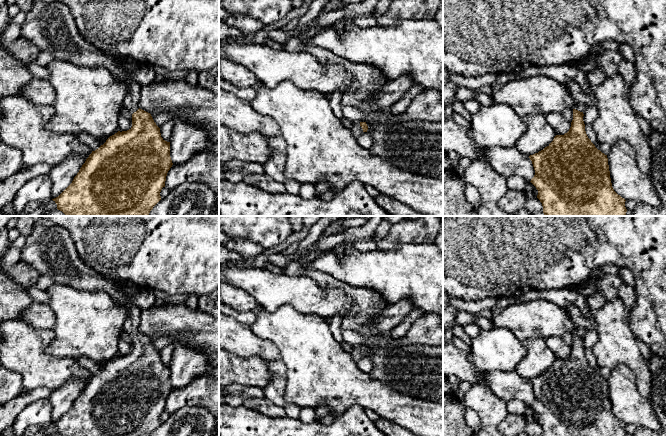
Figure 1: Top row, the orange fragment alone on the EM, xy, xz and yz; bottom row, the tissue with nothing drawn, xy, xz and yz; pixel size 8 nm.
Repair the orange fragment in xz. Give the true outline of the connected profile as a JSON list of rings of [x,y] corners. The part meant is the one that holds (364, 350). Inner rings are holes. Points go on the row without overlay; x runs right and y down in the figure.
[[[354,346],[351,355],[355,361],[361,359],[363,356],[367,356],[368,350],[366,346]]]

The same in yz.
[[[574,303],[564,309],[575,327],[571,351],[564,359],[556,359],[543,374],[529,380],[535,394],[530,406],[538,414],[543,436],[627,436],[626,424],[612,411],[607,379],[595,371],[585,355],[583,336],[594,329],[594,323]]]

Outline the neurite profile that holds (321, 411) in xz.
[[[320,406],[316,408],[316,422],[319,422],[325,415],[331,414],[330,408],[328,406]]]

